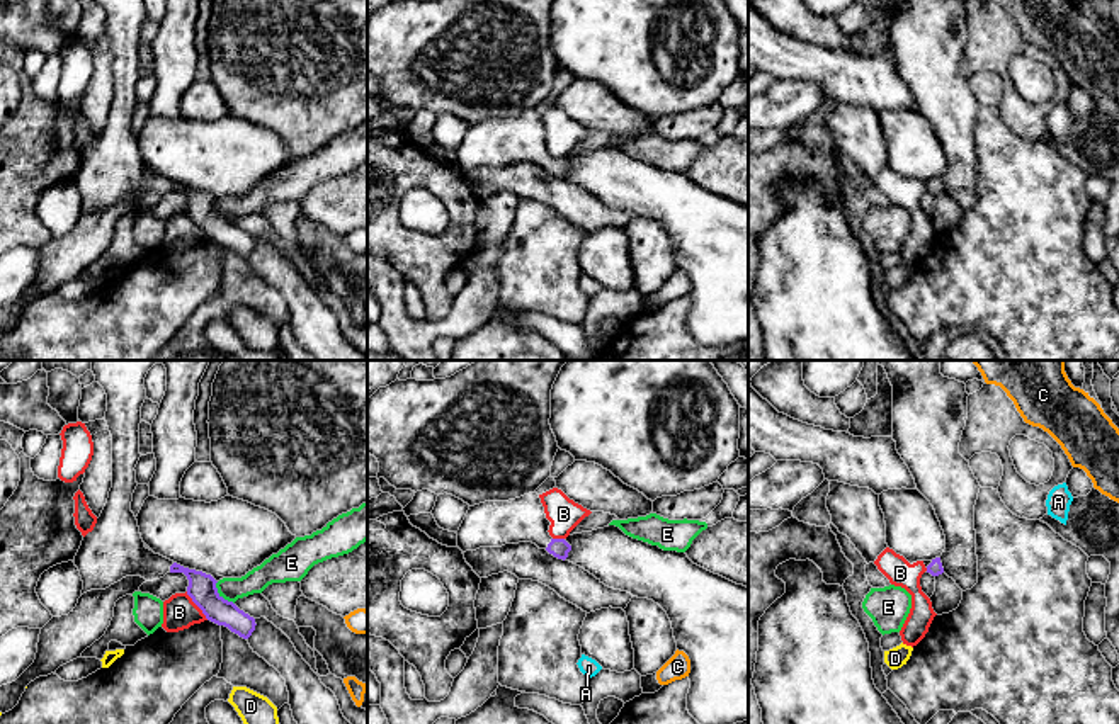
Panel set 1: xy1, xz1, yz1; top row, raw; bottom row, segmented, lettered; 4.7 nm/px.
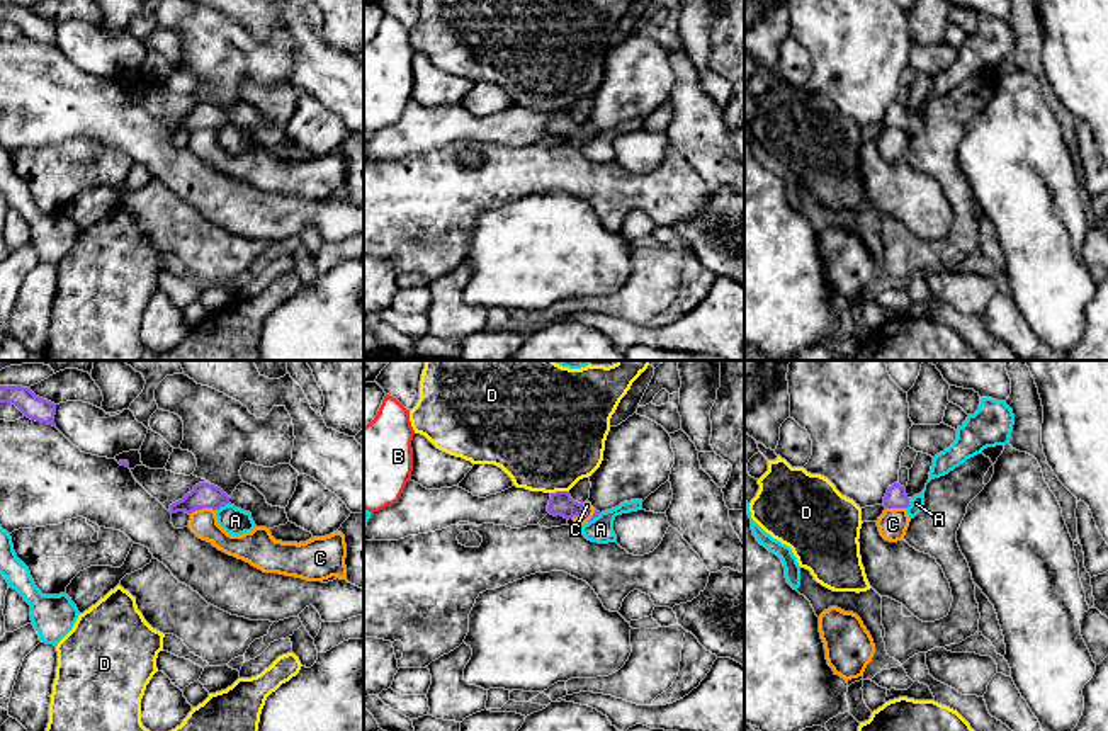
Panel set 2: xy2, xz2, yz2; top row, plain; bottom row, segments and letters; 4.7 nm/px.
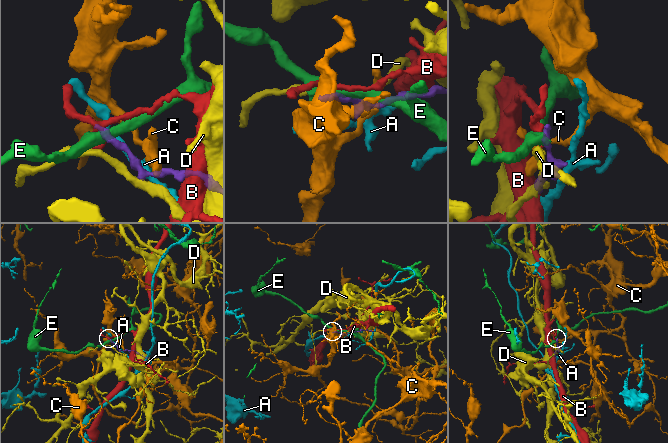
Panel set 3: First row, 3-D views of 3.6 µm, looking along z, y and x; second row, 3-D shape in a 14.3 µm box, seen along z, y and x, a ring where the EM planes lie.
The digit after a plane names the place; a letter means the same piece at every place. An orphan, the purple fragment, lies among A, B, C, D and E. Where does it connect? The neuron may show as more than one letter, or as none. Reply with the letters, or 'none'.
none

